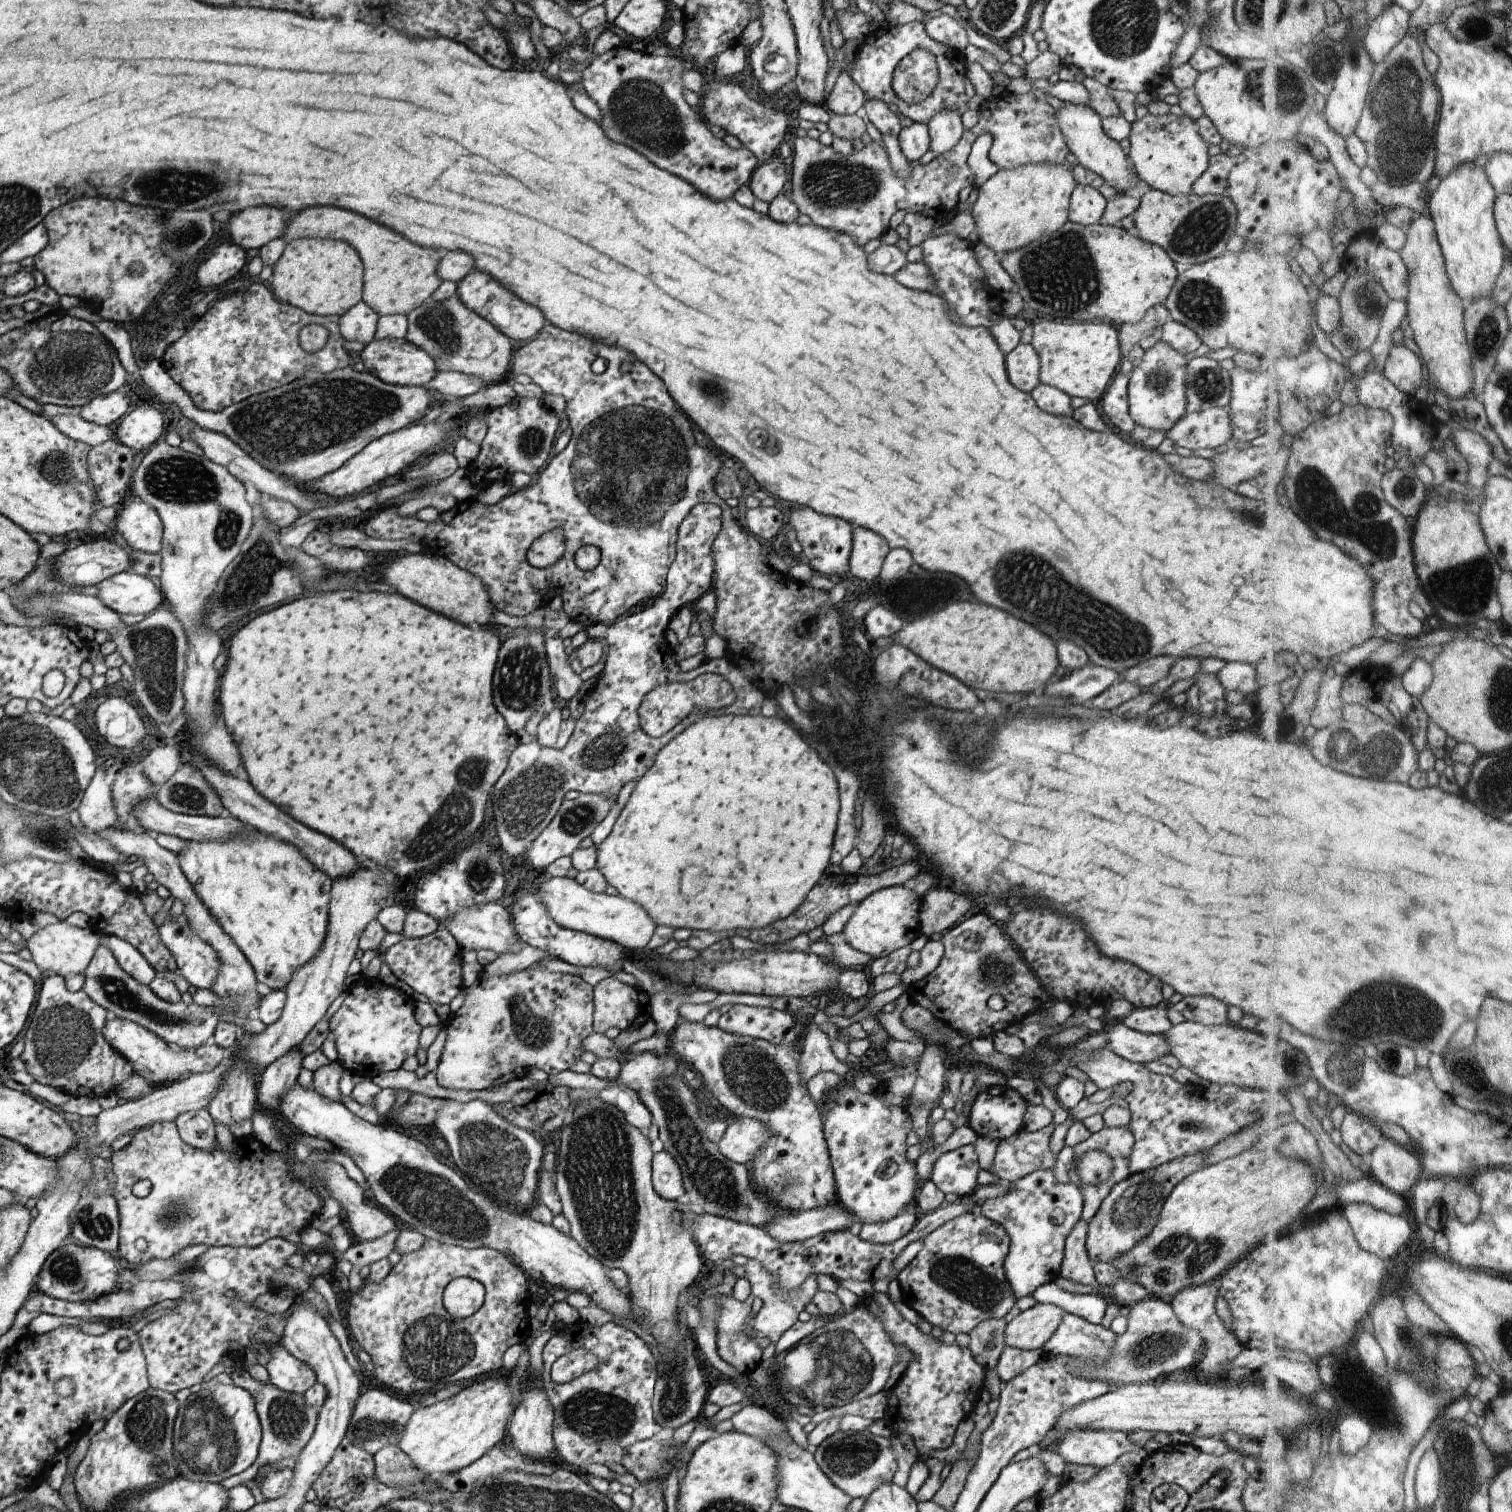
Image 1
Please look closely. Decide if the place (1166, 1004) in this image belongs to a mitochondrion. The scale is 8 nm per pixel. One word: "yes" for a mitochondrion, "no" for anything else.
no

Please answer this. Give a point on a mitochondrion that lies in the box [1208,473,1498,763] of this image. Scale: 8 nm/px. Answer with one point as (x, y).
(1465, 589)

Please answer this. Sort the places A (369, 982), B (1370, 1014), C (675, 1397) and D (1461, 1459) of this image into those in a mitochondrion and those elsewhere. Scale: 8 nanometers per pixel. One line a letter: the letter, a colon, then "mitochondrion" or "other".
A: other
B: mitochondrion
C: mitochondrion
D: mitochondrion

